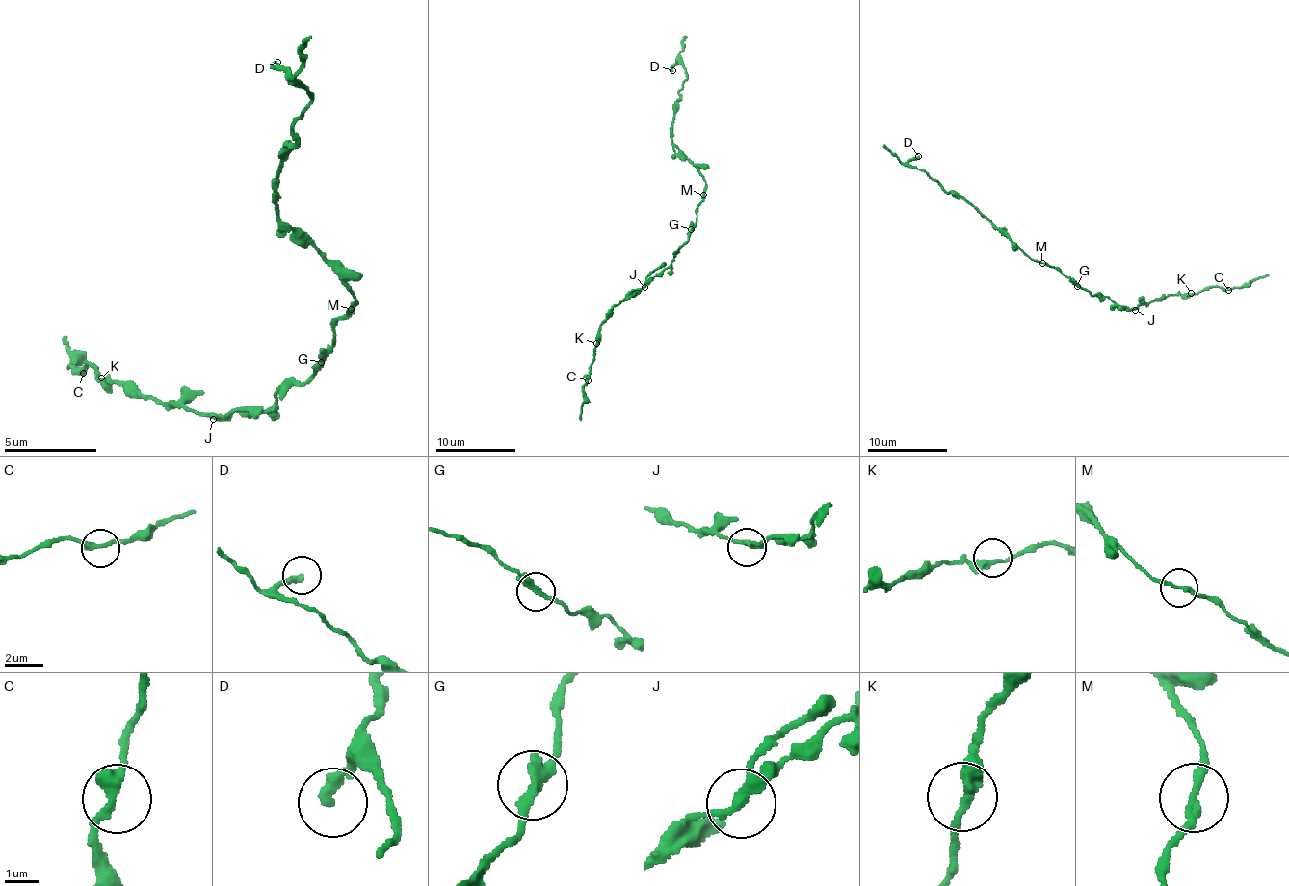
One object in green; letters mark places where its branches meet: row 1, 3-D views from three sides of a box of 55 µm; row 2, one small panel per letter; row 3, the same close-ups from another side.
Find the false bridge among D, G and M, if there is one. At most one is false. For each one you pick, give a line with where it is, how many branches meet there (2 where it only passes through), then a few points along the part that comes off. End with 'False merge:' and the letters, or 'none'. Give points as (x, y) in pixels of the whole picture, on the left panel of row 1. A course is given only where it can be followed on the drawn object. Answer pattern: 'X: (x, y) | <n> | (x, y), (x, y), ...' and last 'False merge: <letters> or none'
False merge: none

